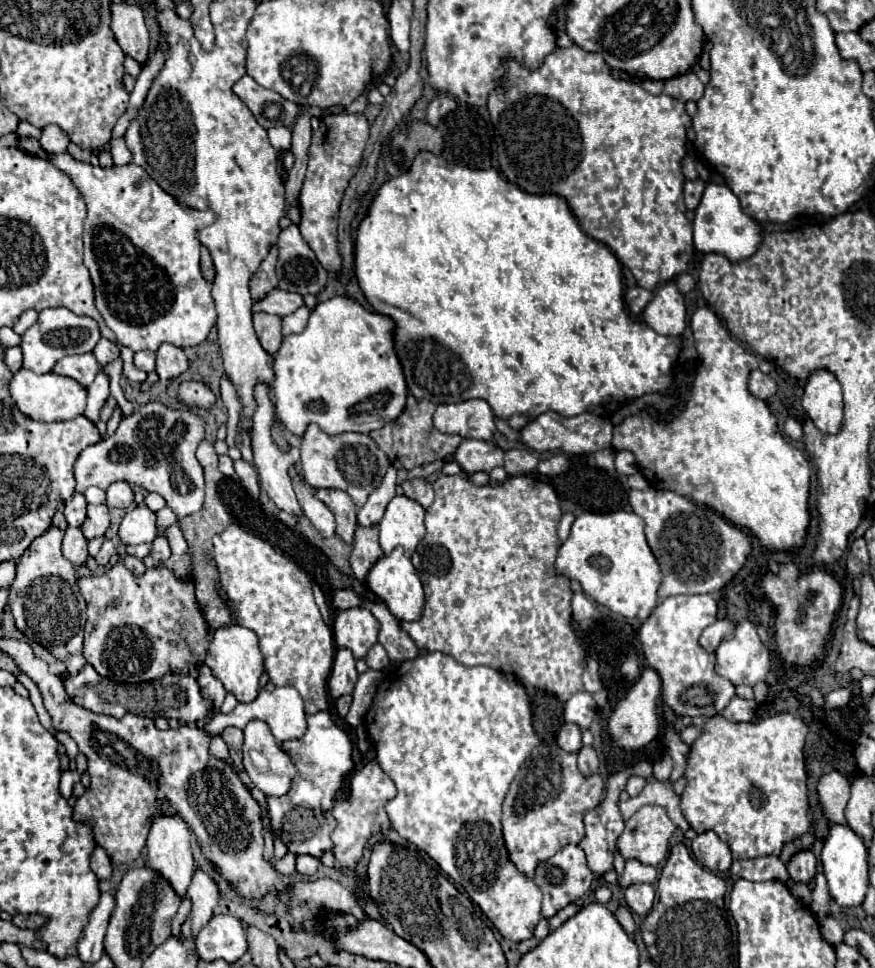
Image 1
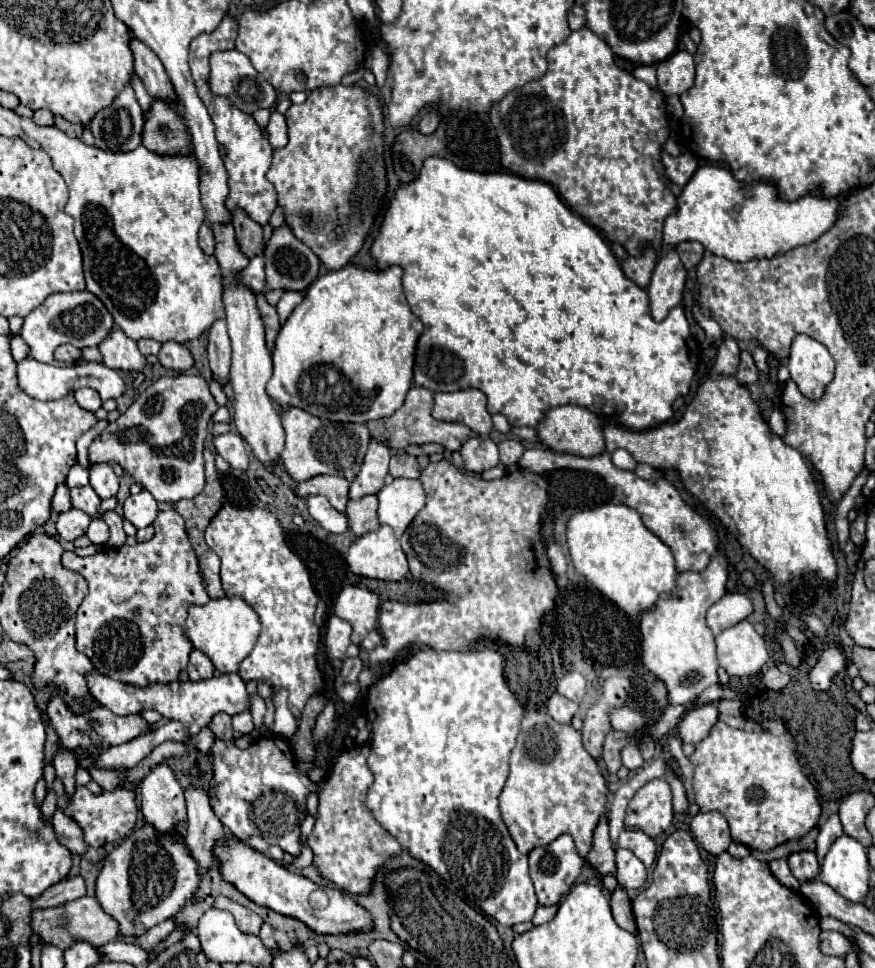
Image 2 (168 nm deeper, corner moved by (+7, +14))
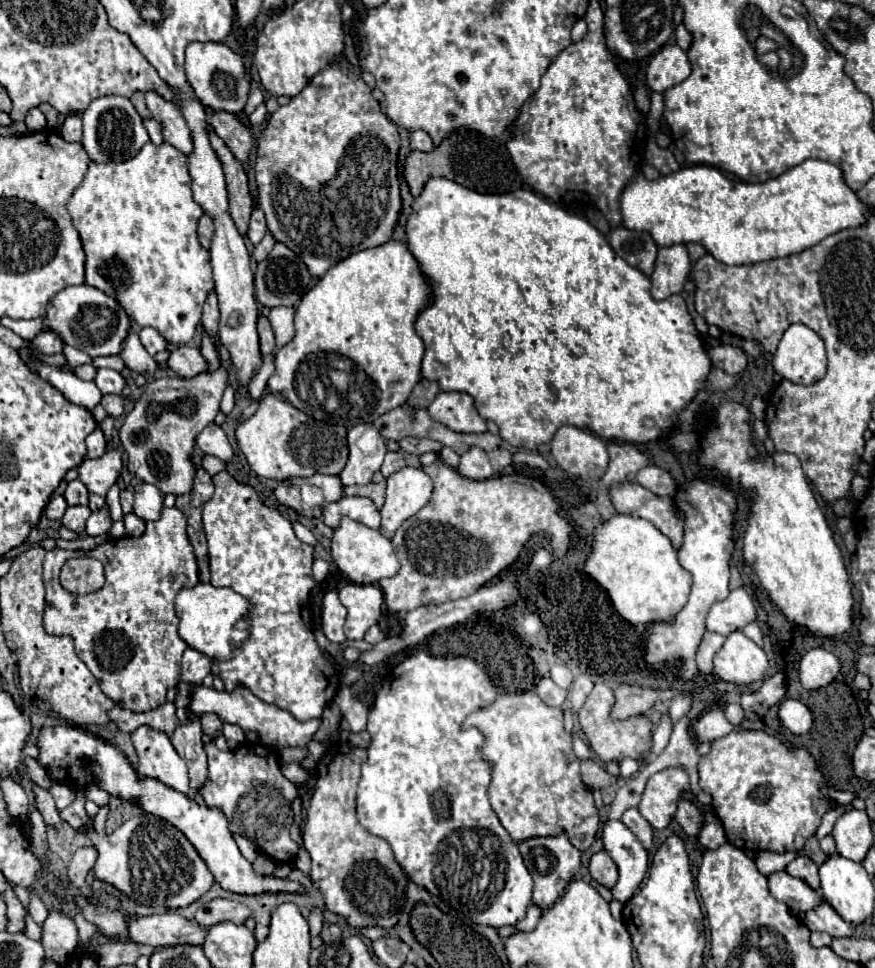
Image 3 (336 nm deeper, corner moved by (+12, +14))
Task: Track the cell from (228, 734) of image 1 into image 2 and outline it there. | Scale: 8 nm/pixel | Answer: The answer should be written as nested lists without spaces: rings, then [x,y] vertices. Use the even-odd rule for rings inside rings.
[[[217,714],[217,716],[213,716],[209,728],[213,730],[213,734],[215,734],[219,740],[231,740],[231,738],[233,738],[231,718],[229,718],[227,714]]]

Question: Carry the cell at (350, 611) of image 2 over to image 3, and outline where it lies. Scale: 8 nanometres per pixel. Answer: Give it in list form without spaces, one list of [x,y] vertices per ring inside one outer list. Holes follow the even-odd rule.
[[[346,584],[344,588],[338,590],[340,602],[346,606],[348,616],[346,616],[346,638],[350,640],[362,640],[364,632],[378,624],[382,618],[382,592],[380,588],[368,584]]]

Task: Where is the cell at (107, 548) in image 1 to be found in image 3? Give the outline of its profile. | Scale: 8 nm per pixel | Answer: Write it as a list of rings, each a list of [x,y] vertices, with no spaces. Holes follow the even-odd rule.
[[[104,508],[104,510],[92,512],[92,516],[90,516],[88,522],[86,522],[86,534],[88,534],[88,536],[108,534],[110,526],[112,526],[112,518],[110,518],[110,512]]]

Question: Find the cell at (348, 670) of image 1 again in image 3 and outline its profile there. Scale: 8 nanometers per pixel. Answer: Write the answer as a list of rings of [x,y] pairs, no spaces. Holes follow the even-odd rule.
[[[326,592],[322,602],[322,632],[330,642],[344,642],[346,608],[340,604],[336,592]]]

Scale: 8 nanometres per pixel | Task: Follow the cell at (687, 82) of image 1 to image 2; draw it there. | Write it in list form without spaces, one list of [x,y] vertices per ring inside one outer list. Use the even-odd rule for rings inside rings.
[[[677,50],[669,58],[661,60],[657,66],[659,90],[665,96],[683,94],[693,86],[695,80],[695,62],[687,50]]]

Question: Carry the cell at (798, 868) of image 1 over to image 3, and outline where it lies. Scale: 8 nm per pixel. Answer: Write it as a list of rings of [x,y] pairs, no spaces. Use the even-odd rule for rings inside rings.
[[[796,856],[788,866],[786,872],[790,876],[802,878],[808,886],[812,888],[820,888],[820,880],[818,880],[818,866],[808,858],[808,856]]]

